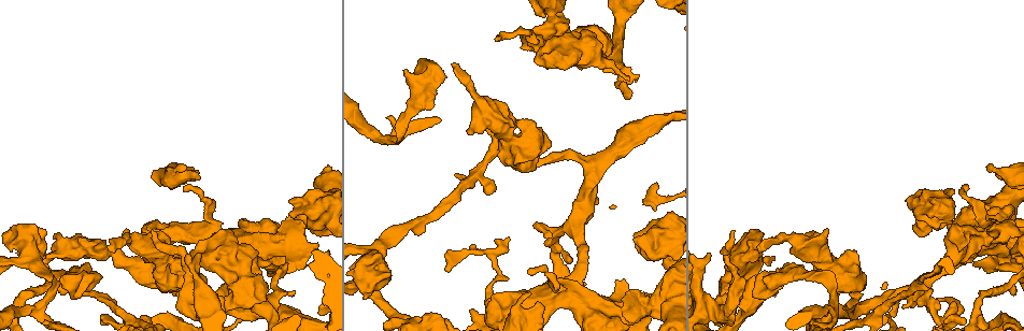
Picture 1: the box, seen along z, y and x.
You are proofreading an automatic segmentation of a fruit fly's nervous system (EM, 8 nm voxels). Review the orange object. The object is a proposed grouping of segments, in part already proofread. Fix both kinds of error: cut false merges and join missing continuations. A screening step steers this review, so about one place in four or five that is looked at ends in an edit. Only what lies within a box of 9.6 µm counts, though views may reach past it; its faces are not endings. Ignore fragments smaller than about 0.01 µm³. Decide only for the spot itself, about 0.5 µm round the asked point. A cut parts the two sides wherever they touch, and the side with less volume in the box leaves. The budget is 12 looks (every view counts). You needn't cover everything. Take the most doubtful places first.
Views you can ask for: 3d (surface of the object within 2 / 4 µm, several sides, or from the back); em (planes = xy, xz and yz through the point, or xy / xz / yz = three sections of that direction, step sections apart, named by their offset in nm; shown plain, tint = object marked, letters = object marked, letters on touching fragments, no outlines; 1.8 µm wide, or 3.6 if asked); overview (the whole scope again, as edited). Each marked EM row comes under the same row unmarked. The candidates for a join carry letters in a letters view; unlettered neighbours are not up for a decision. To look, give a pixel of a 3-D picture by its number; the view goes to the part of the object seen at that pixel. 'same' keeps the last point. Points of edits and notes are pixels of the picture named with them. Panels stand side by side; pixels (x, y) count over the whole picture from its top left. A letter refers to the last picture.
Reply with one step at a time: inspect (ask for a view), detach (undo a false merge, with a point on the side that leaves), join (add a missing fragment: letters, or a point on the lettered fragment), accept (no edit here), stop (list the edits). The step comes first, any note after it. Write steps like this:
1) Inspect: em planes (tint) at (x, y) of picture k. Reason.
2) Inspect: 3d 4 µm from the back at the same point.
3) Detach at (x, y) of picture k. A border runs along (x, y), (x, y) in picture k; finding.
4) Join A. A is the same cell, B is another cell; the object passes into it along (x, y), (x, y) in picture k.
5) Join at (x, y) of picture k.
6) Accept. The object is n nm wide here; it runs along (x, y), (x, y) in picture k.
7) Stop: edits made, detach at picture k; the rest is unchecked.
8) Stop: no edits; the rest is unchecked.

Inspect: em 3.6 µm planes (letters) at (293, 222) of picture 1. Small branch off a trunk.

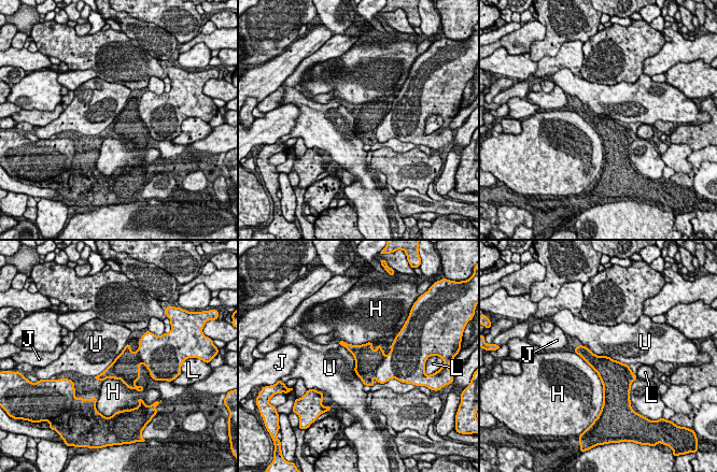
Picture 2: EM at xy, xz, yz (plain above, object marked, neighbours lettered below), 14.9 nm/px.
Accept. H, J, L and U are other cells; a border runs along (337, 343), (365, 385) in picture 2; all the same cell.

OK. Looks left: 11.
Inspect: em planes (tint) at (550, 236) of picture 1. Branch stops here.

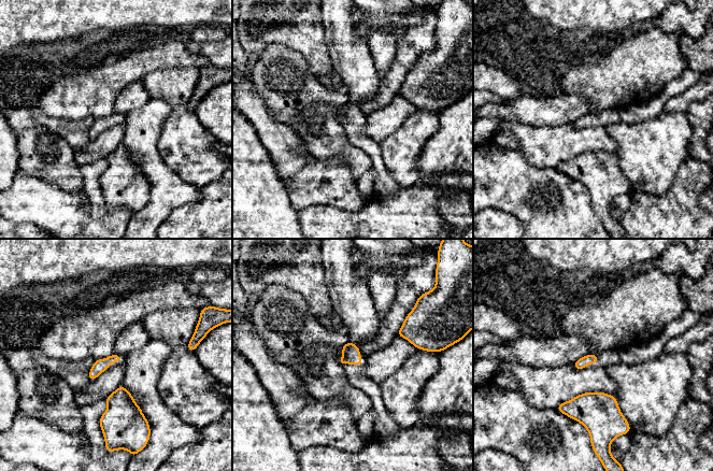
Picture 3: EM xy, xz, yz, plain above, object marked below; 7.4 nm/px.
Inspect: em planes (letters) at the same point.

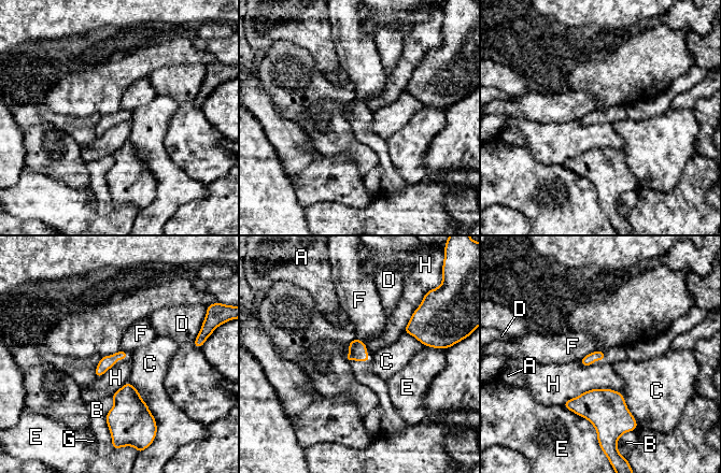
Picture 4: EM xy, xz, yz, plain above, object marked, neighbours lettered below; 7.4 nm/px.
Accept. A, B, C, D, E, F, G and H are other cells; a border runs along (596, 349), (588, 353), (579, 360) in picture 4; no lettered fragment goes on from it.

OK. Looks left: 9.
Inspect: em planes (letters) at (999, 240) of picture 1. Calibre changes.

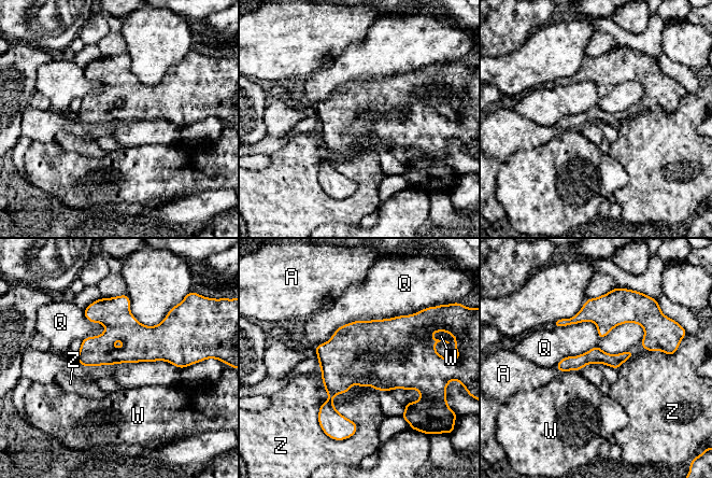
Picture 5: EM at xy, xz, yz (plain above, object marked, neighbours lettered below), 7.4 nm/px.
Accept. The object is 120 nm wide here; A, Q, W and Z are other cells; it runs along (629, 353), (559, 367) in picture 5; continuous, no second cell.

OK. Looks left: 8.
Inspect: 3d 2 µm at (373, 137) of picture 1. Three-way junction.

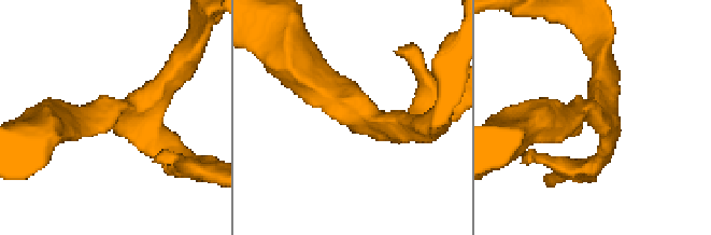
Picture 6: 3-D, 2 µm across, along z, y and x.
Inspect: em planes (tint) at (356, 109) of picture 6. 3 arms meet here; the arms are 160, 180, 340 nm wide; now the EM.

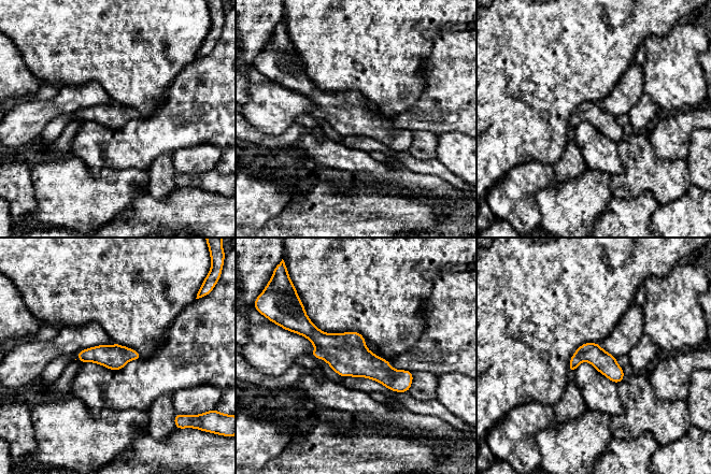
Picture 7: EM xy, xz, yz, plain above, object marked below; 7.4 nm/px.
Inspect: em planes (letters) at the same point.

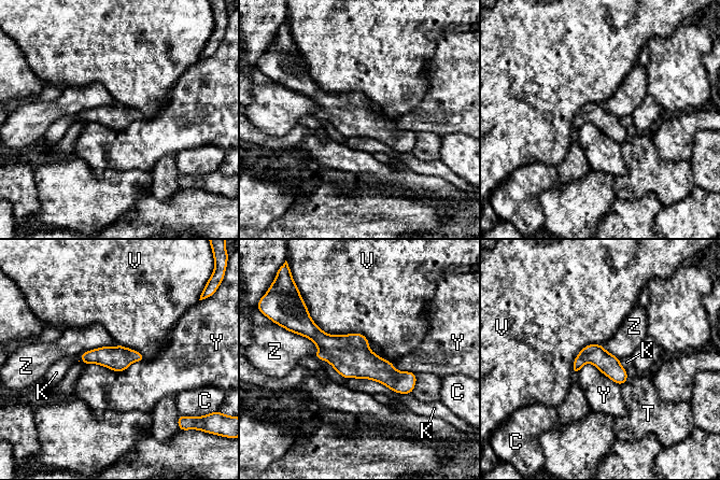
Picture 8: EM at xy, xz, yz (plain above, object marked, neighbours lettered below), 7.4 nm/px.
Accept. The longest contact is with V, 550 nm; C, K, T, V, Y and Z are other cells; a border runs along (144, 360), (120, 371), (84, 366) in picture 8; all the same cell.

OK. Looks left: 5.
Inspect: em 3.6 µm planes (tint) at (243, 283) of picture 1. Sudden change in width.

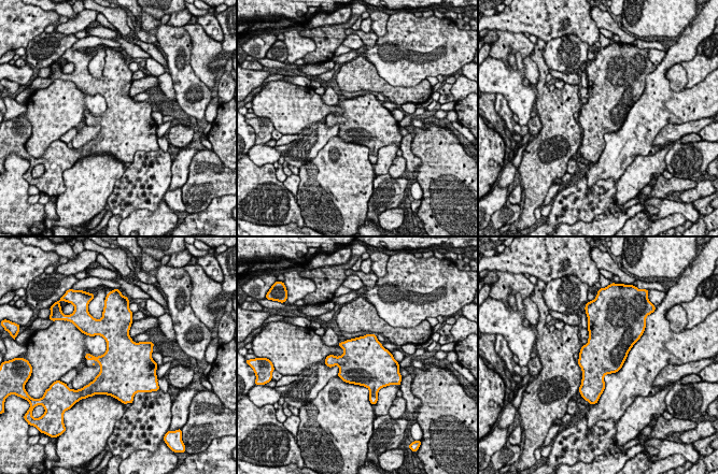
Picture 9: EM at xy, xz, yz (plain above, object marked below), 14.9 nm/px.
Inspect: em 3.6 µm planes (letters) at the same point. See the neighbours.

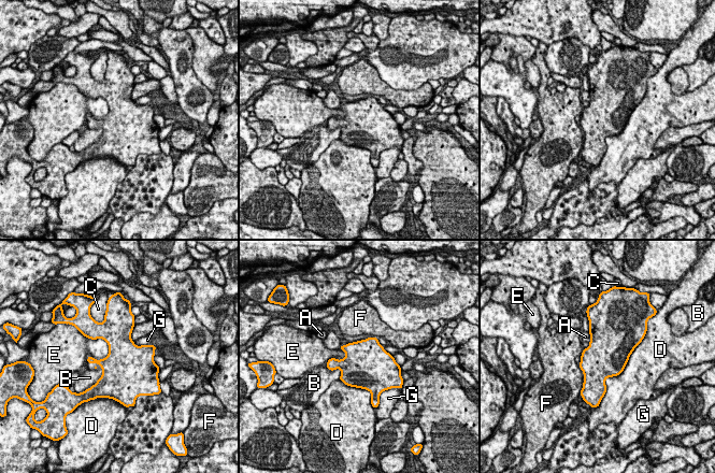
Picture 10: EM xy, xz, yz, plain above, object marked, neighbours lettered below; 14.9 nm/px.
Accept. The object is 650 nm wide here; A, B, C, D, E, F and G are other cells; a border runs along (102, 338), (108, 354), (86, 361) in picture 10; all the same cell.

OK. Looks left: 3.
Stop: no edits; the rest is unchecked.

